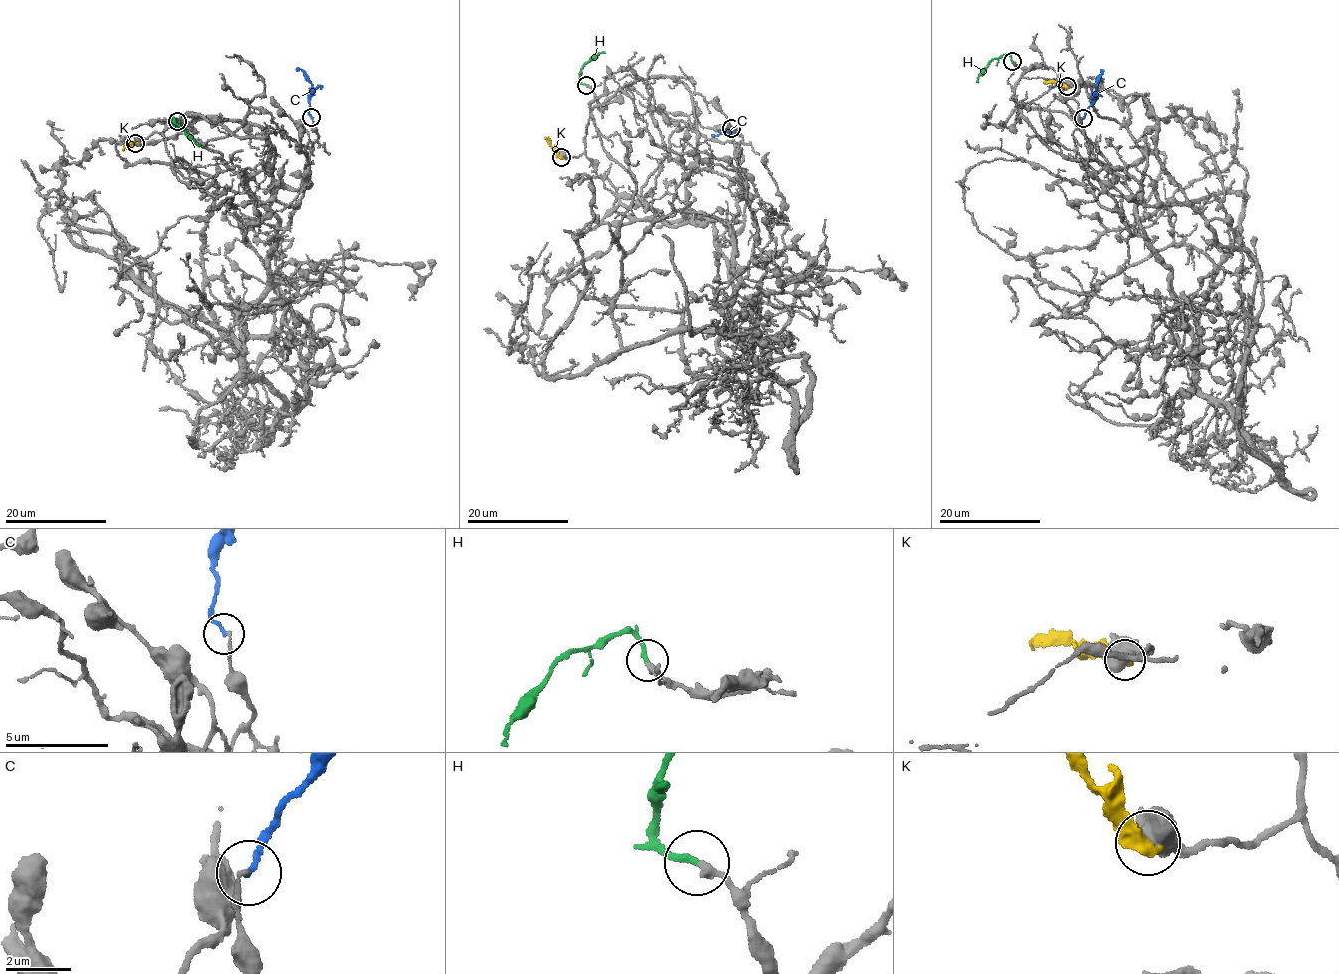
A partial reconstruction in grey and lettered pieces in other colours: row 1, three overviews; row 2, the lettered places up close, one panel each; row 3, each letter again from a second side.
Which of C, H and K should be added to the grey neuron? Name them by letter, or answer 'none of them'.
H

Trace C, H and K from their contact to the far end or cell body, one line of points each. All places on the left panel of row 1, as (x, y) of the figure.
C: (311, 117), (311, 83), (296, 68)
H: (177, 121), (173, 116), (177, 124), (200, 146)
K: (135, 142), (122, 150)

